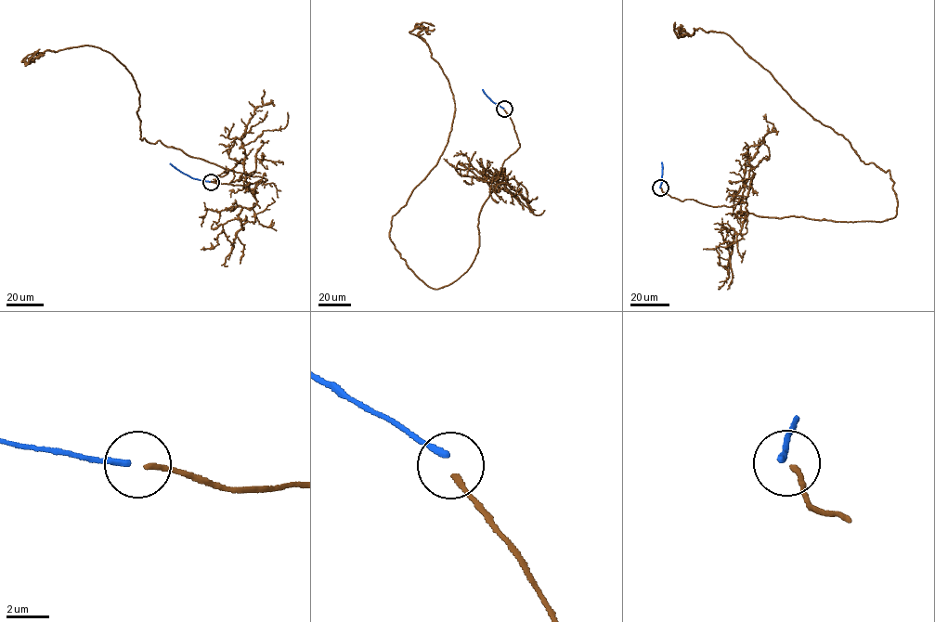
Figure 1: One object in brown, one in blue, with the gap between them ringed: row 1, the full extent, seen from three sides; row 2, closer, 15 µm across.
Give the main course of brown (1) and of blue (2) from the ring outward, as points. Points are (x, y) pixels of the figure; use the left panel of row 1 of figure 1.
1: (211, 182), (267, 180), (141, 140), (139, 94), (110, 53), (89, 45), (21, 61), (39, 49)
2: (210, 181), (190, 177), (169, 163)

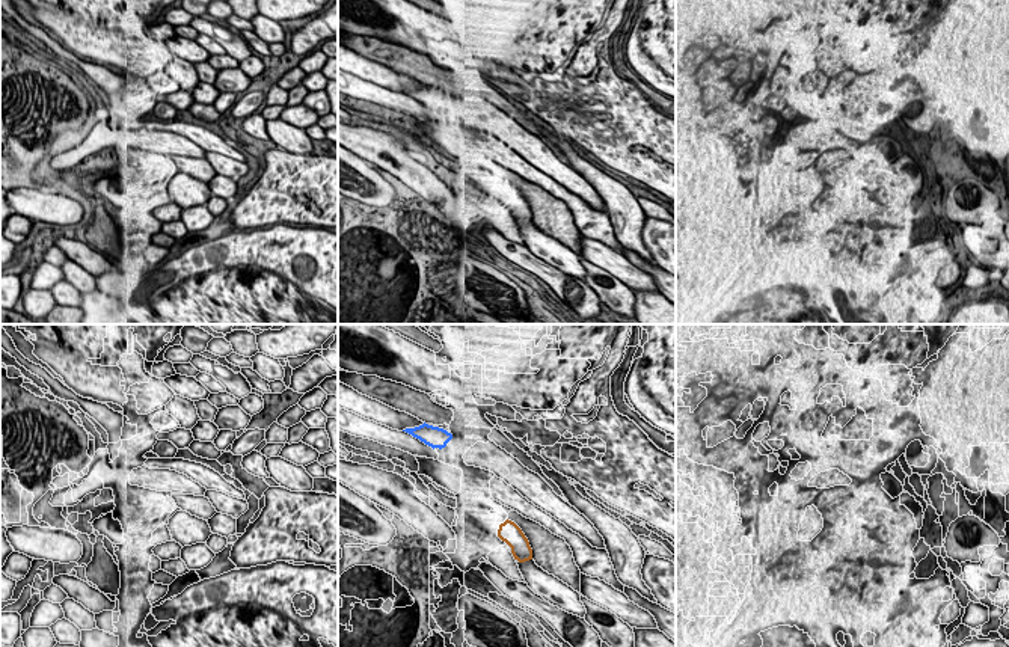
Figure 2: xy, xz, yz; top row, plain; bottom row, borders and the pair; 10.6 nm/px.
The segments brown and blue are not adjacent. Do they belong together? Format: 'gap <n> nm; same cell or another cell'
gap 1000 nm; another cell

